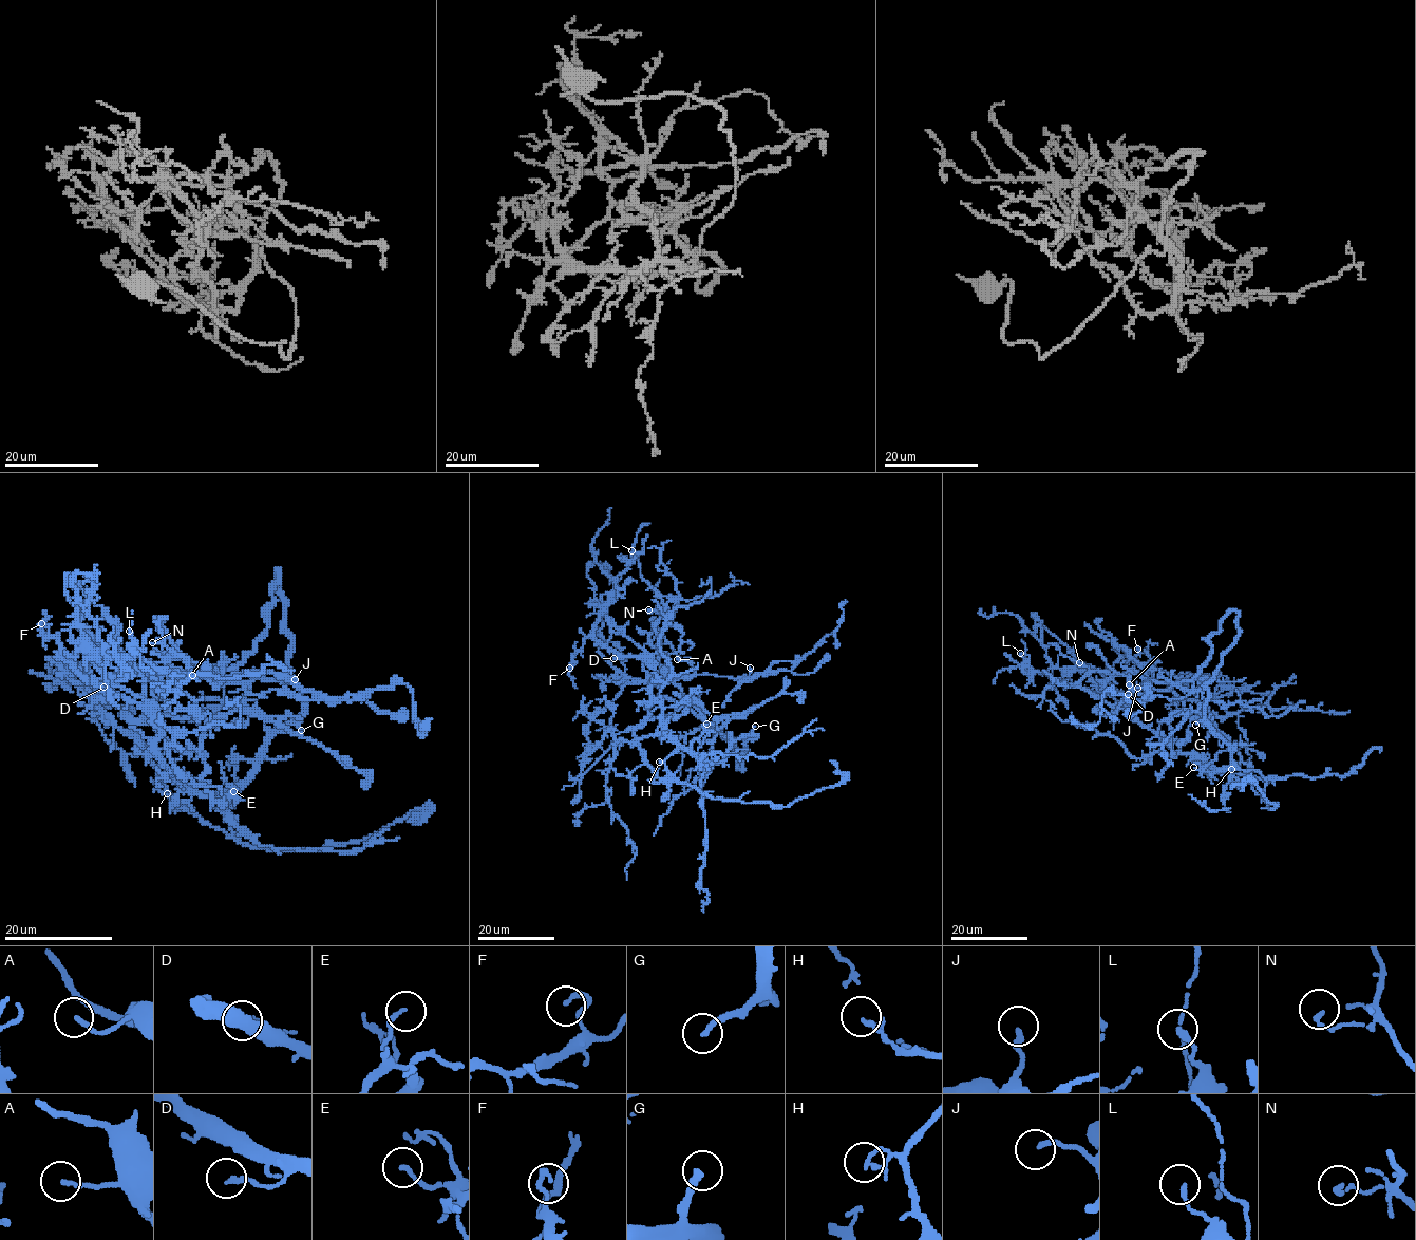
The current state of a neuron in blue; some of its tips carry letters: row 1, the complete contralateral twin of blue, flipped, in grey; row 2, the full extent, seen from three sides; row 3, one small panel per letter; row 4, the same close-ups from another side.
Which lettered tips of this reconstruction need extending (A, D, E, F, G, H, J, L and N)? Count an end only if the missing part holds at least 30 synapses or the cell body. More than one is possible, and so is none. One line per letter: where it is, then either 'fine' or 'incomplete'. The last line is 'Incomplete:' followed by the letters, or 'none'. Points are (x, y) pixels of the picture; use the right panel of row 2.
A: (1129, 684) | fine
D: (1128, 694) | fine
E: (1193, 767) | fine
F: (1137, 649) | fine
G: (1195, 725) | incomplete
H: (1231, 769) | fine
J: (1137, 688) | fine
L: (1020, 653) | fine
N: (1079, 662) | fine
Incomplete: G

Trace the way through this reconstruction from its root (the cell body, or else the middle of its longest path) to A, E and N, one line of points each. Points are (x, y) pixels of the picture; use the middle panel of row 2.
A: (746, 737), (756, 734), (728, 737), (687, 708), (660, 695), (663, 683), (695, 675), (685, 659), (677, 659)
E: (746, 737), (738, 737), (721, 761), (704, 763), (690, 747), (706, 724)
N: (746, 737), (756, 734), (753, 738), (724, 735), (661, 671), (657, 640), (666, 621), (657, 612), (648, 609)

